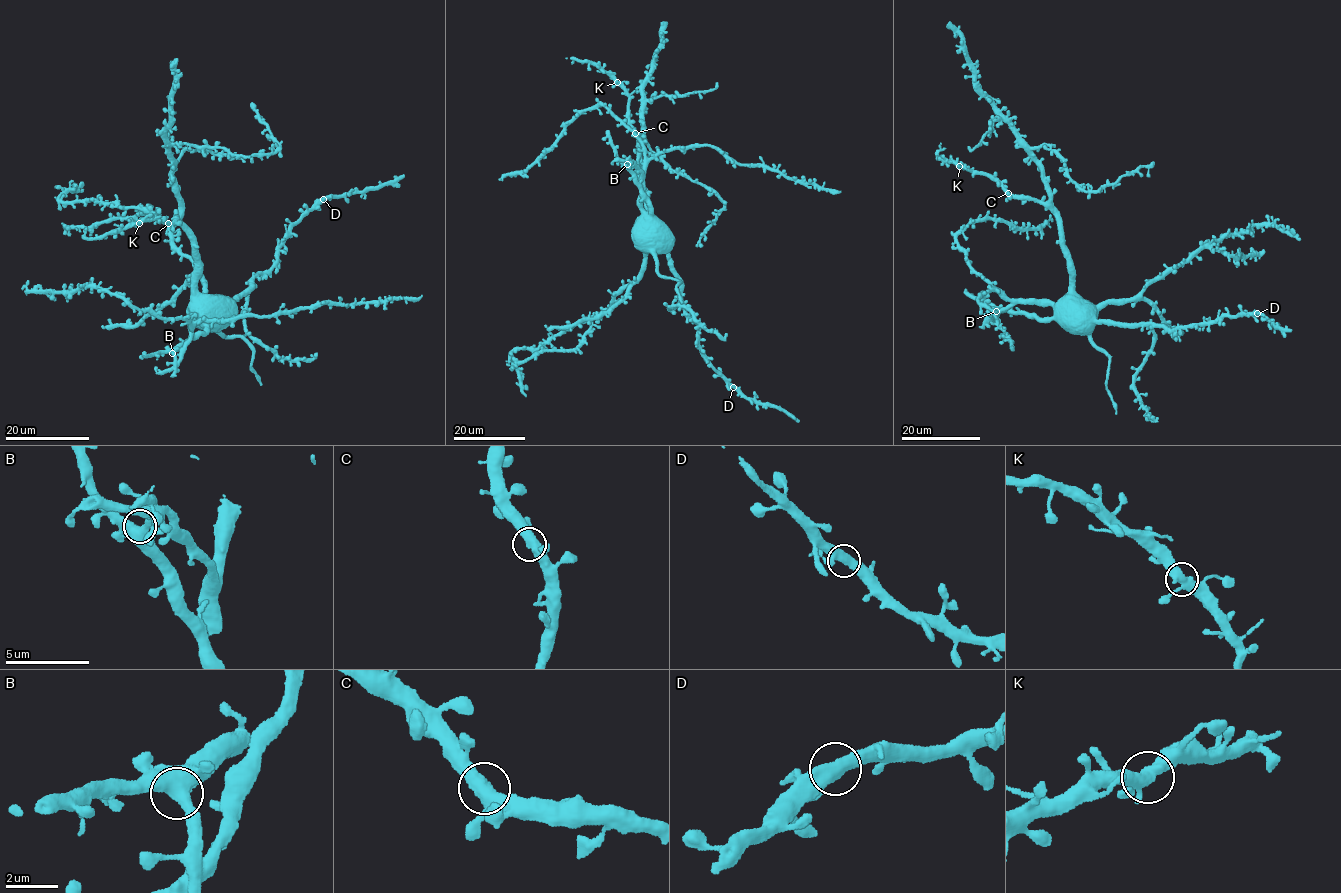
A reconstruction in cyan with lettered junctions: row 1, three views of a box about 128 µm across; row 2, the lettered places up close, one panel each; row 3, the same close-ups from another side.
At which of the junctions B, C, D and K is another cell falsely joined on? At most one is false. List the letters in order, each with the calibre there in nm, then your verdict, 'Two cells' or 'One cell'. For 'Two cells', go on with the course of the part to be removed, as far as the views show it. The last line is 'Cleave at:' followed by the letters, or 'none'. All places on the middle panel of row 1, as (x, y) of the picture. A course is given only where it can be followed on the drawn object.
B: Thickness 460 nm. One cell
C: Thickness 440 nm. One cell
D: Thickness 420 nm. One cell
K: Thickness 440 nm. One cell
Cleave at: none

